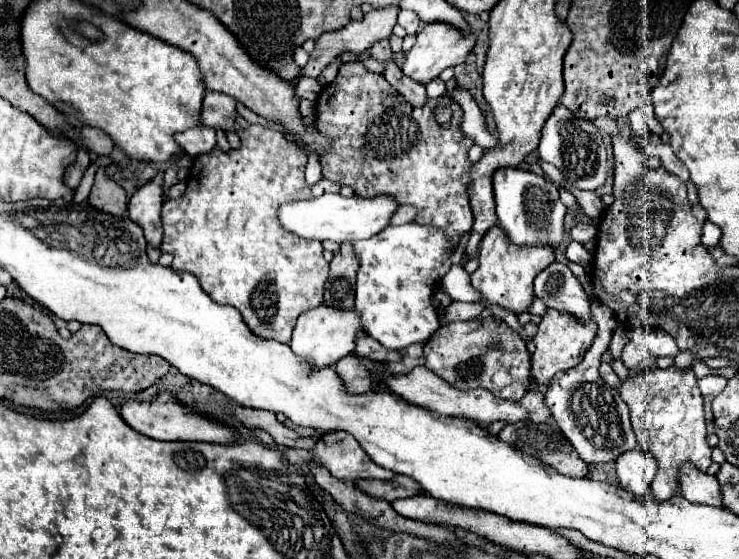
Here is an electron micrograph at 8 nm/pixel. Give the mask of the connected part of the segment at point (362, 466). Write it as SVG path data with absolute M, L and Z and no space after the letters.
M327 432L317 440L315 450L297 450L297 464L307 464L309 460L319 460L329 472L343 480L363 480L363 478L379 478L391 480L395 474L391 470L375 464L359 442L347 432Z

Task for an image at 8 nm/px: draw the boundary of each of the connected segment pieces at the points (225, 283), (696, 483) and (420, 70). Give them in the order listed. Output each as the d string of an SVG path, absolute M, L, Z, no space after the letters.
M235 124L235 132L237 136L241 138L241 146L237 150L229 150L229 152L223 152L219 146L215 150L211 150L211 154L201 154L201 156L195 156L193 160L193 166L189 168L189 176L187 176L187 190L181 198L175 198L175 200L165 200L163 204L163 242L161 242L161 250L163 252L169 252L175 256L173 260L173 268L175 270L187 270L191 274L197 276L201 288L217 302L217 304L229 304L233 308L237 308L241 314L243 314L243 320L245 324L251 328L253 334L261 336L261 338L273 338L273 340L279 340L279 342L289 342L291 340L291 334L293 334L293 328L295 328L295 322L299 318L299 314L319 306L323 302L323 286L325 286L325 280L327 280L327 274L329 274L329 262L323 258L323 246L319 240L307 240L307 238L299 238L287 230L283 230L283 226L279 226L279 218L277 218L277 210L279 206L287 204L287 202L293 202L293 200L307 200L307 198L313 198L311 194L311 188L305 184L305 164L307 164L307 156L297 150L297 146L293 142L289 142L285 138L283 132L277 132L277 130L269 130L261 124L251 124L247 128L241 128L239 124Z
M685 462L679 472L679 492L693 504L709 504L709 506L723 506L721 504L721 484L715 476L709 476L697 470L695 464Z
M443 22L425 24L425 28L417 34L415 46L405 54L403 74L413 78L419 84L427 84L429 80L437 78L441 74L441 70L463 64L467 60L467 56L471 54L475 42L477 42L477 36L473 32L471 32L471 38L467 38L467 34L459 34L459 30L453 30L453 26L443 26Z

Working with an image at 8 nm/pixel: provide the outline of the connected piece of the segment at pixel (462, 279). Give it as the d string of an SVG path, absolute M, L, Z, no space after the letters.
M461 264L449 270L441 282L441 290L451 294L455 302L479 302L479 294L475 294L475 288L471 286L469 272Z

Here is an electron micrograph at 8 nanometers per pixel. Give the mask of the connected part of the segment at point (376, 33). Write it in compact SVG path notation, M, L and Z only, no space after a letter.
M391 6L391 8L383 8L383 10L371 10L363 16L363 20L355 22L351 20L345 28L339 28L339 30L333 30L333 32L327 32L323 34L323 38L315 40L315 50L311 52L311 58L307 62L307 66L301 68L301 76L307 76L307 78L317 78L321 74L321 70L337 58L339 52L343 50L349 50L353 54L361 54L363 50L367 50L371 44L383 40L383 38L389 38L391 32L393 32L393 26L397 24L397 12L399 8L397 6Z

